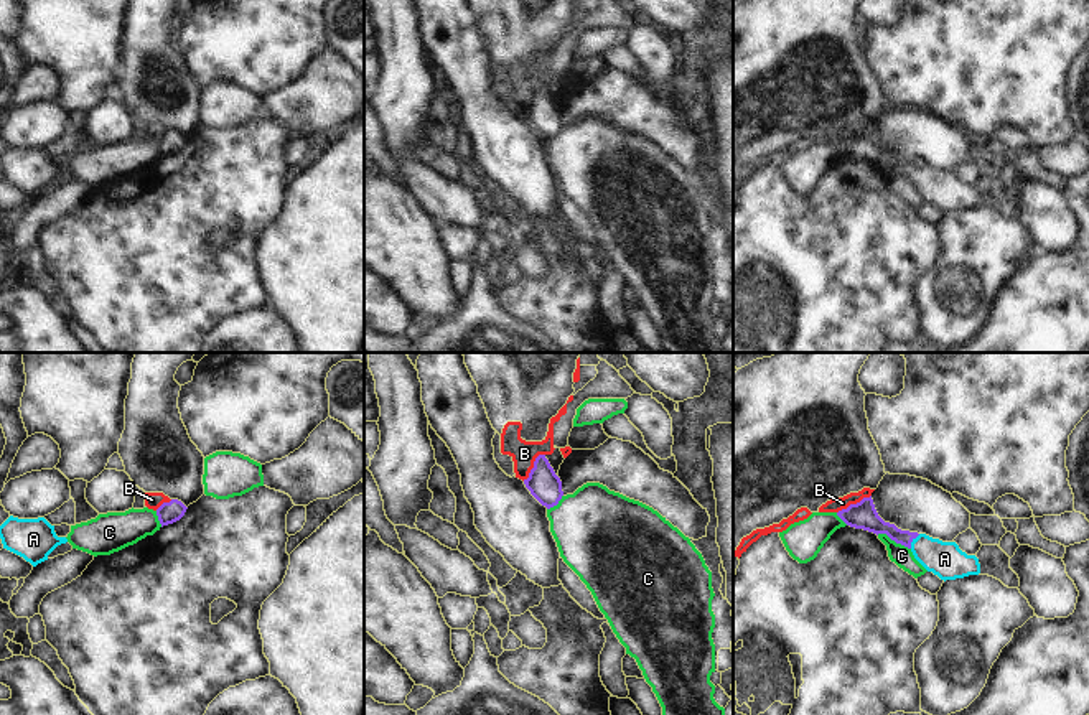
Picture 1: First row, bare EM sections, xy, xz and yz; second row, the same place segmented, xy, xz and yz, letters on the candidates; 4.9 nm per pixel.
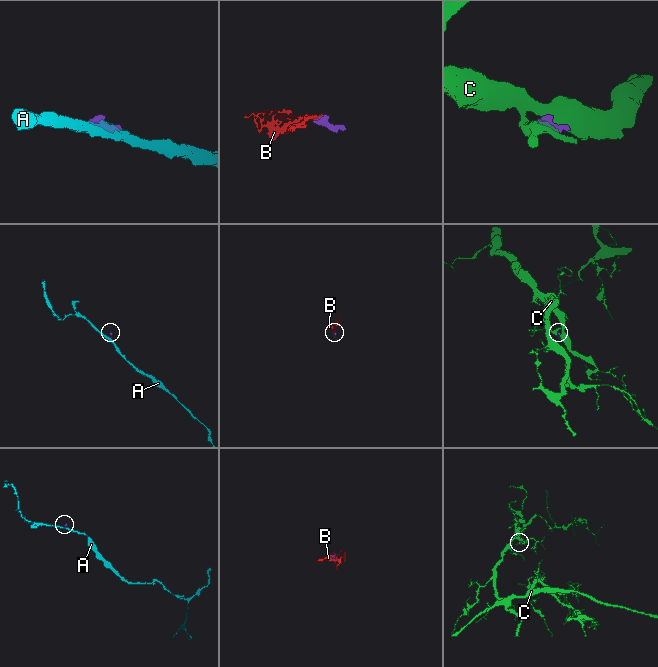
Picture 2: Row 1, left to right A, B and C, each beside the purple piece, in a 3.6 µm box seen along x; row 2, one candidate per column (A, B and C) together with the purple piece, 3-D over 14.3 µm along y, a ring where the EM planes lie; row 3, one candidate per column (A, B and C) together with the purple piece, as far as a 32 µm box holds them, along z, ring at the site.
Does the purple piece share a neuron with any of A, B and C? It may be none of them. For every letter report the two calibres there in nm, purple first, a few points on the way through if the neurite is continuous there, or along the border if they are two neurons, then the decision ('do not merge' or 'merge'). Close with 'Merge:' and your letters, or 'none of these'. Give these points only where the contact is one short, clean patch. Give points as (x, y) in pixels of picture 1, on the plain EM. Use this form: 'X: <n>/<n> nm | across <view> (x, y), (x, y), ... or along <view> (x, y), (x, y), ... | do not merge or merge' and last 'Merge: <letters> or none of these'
A: 120/180 nm | across yz (867, 149), (911, 172), (944, 190) | merge
B: 130/60 nm | along yz (870, 126), (837, 144) | do not merge
C: 130/100 nm | do not merge
Merge: A

